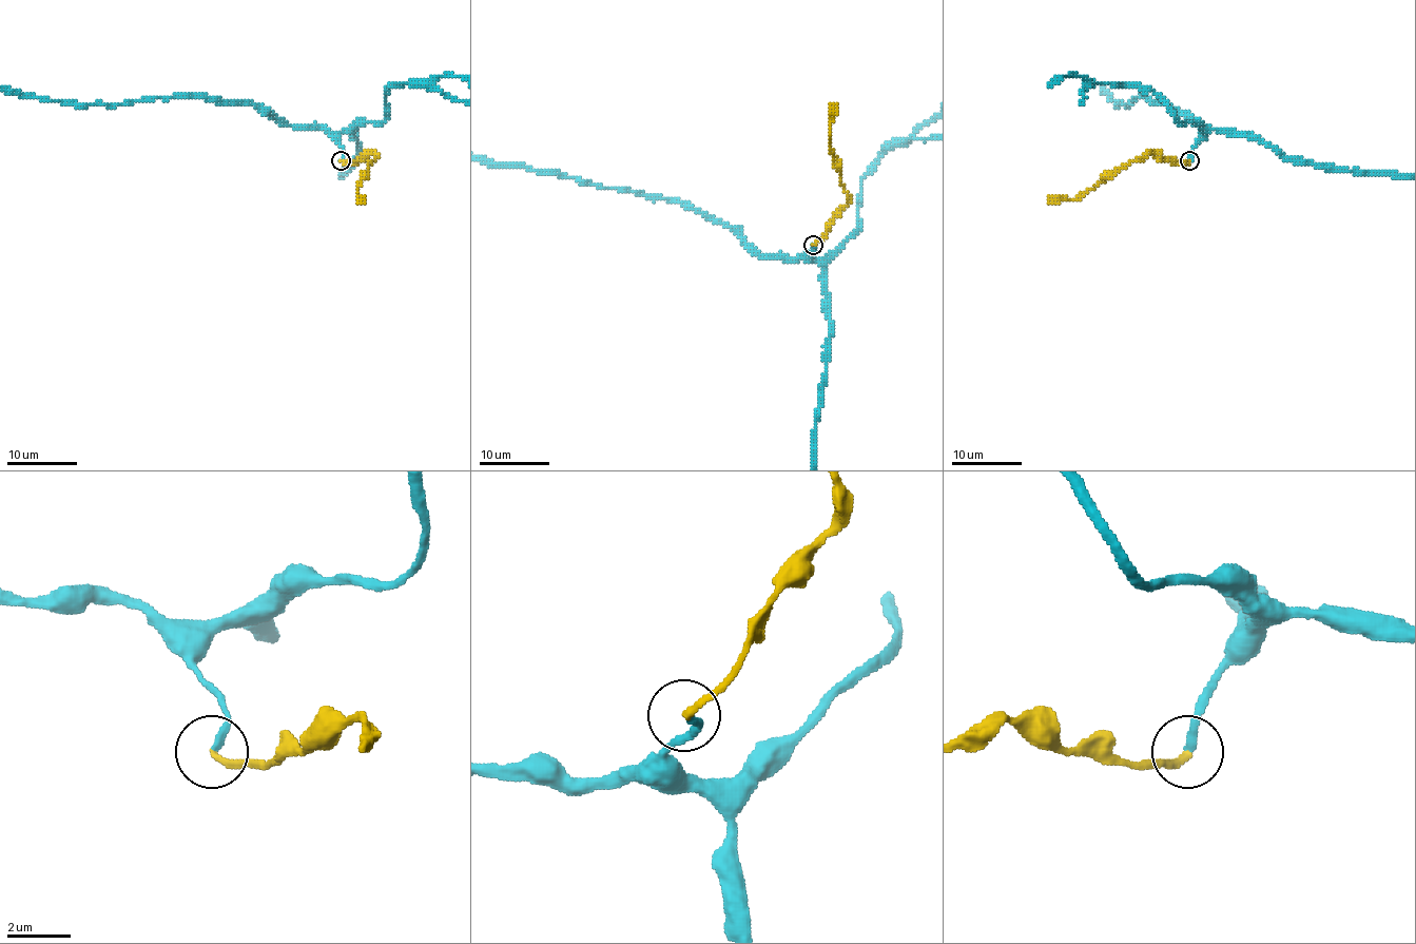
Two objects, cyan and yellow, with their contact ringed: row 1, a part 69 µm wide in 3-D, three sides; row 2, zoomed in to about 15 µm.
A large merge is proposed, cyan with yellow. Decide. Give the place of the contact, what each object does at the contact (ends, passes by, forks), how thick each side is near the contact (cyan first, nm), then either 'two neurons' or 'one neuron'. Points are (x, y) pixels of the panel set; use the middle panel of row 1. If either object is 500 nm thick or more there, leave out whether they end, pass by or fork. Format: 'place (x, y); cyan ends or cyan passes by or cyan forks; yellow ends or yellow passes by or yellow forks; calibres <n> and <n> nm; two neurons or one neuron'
place (813, 245); cyan ends; yellow ends; calibres 240 and 200 nm; one neuron

